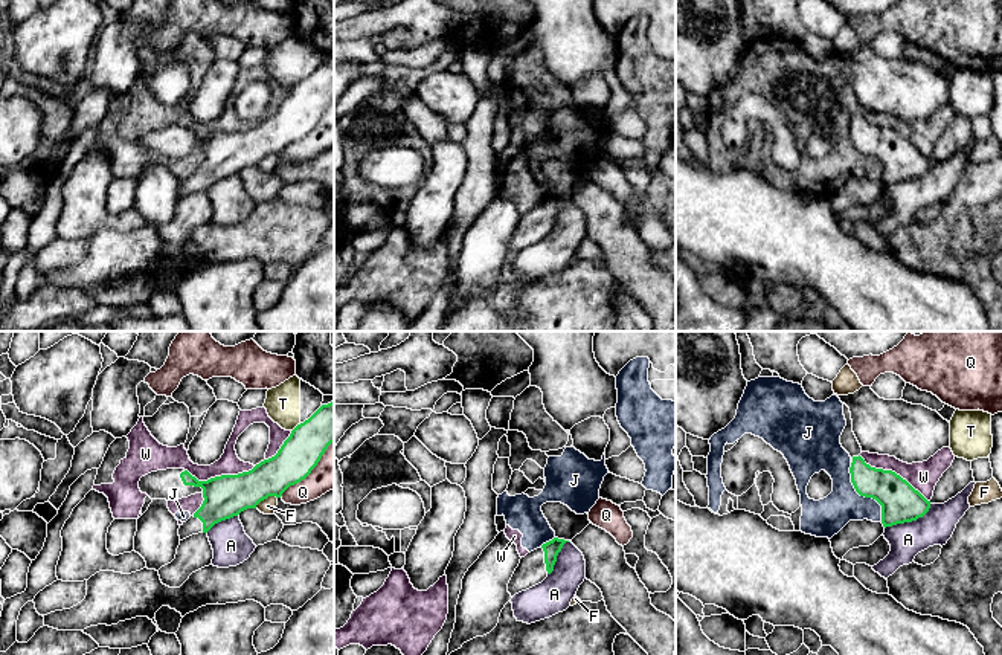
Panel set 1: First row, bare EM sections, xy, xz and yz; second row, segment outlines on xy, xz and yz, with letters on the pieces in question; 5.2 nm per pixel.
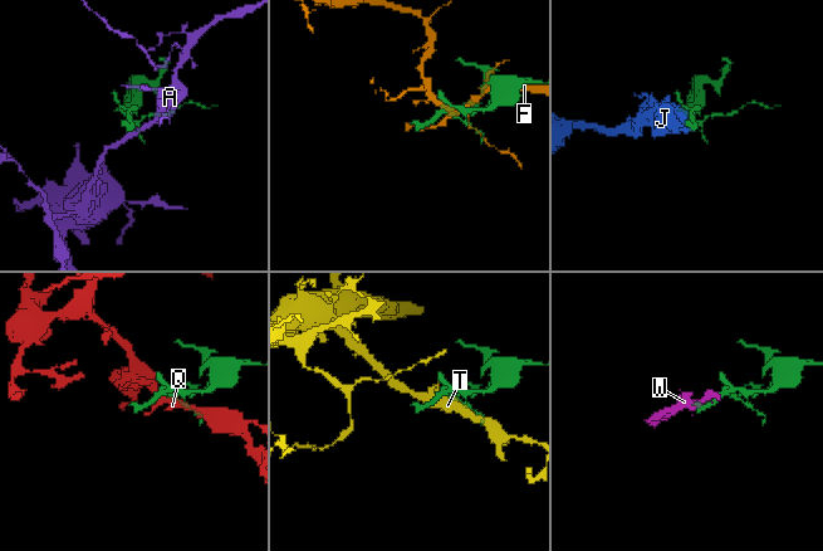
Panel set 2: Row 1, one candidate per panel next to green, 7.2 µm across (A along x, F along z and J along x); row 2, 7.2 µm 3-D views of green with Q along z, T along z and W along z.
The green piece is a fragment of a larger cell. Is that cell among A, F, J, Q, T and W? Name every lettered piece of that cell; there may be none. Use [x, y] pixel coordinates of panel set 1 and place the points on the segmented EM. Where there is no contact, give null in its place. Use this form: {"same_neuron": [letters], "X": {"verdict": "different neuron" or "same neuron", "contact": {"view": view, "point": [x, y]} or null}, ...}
{"same_neuron": [], "A": {"verdict": "different neuron", "contact": {"view": "yz", "point": [909, 521]}}, "F": {"verdict": "different neuron", "contact": {"view": "xy", "point": [266, 498]}}, "J": {"verdict": "different neuron", "contact": {"view": "yz", "point": [862, 495]}}, "Q": {"verdict": "different neuron", "contact": {"view": "xy", "point": [310, 472]}}, "T": {"verdict": "different neuron", "contact": {"view": "xy", "point": [295, 428]}}, "W": {"verdict": "different neuron", "contact": {"view": "yz", "point": [894, 472]}}}

